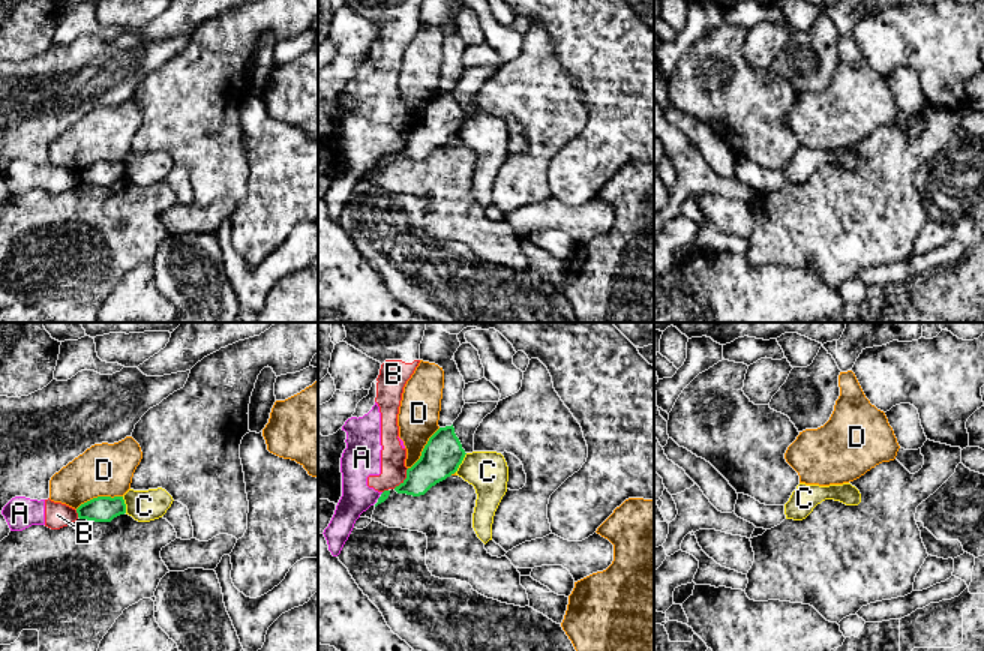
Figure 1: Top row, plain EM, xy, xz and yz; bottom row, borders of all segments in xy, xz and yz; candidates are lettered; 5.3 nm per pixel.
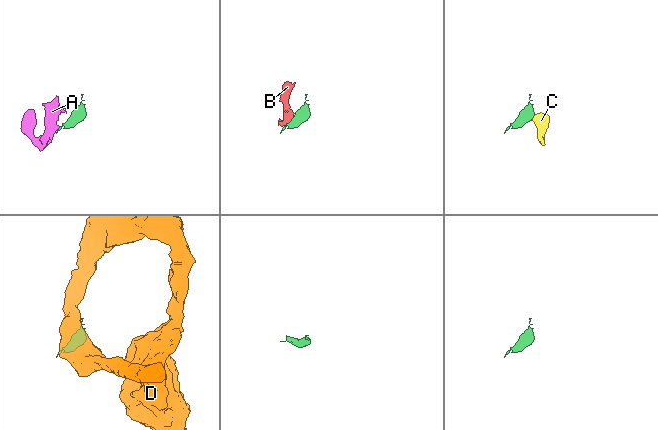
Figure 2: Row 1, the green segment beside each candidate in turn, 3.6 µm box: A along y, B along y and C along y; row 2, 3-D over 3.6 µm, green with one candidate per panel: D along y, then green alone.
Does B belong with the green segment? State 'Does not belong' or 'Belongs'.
Does not belong

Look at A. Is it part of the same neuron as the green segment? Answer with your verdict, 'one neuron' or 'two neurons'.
two neurons

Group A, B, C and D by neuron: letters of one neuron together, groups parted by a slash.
A B / C / D

